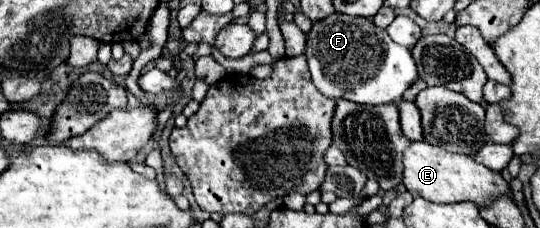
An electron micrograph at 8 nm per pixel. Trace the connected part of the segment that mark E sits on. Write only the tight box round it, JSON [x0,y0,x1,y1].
[403,141,511,207]

